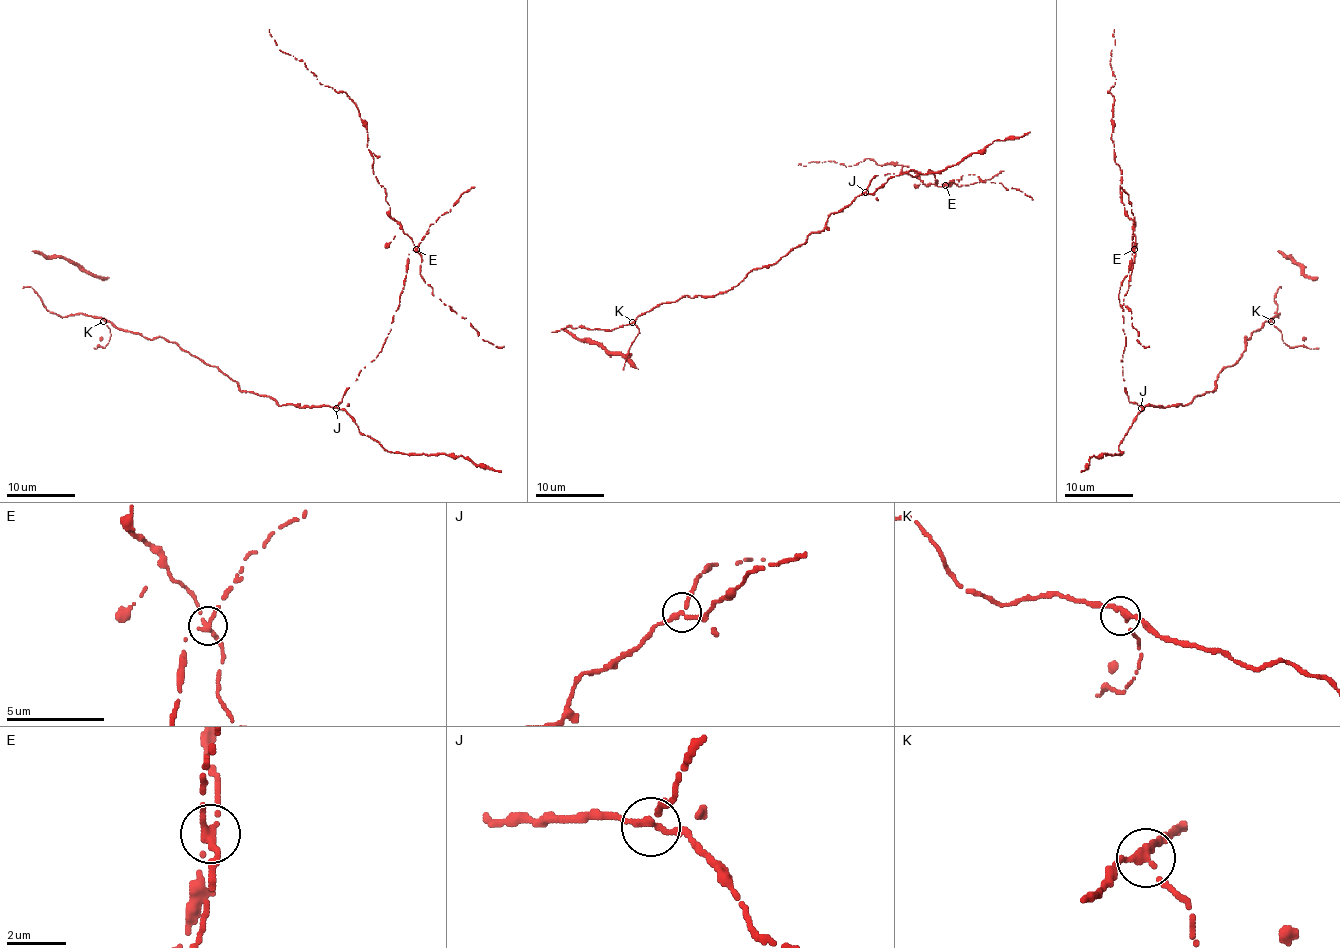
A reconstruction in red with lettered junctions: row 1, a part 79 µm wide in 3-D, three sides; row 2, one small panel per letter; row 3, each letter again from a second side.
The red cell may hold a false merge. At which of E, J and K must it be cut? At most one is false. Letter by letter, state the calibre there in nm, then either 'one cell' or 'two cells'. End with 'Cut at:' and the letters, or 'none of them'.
E: calibre 240 nm; two cells
J: calibre 200 nm; one cell
K: calibre 240 nm; one cell
Cut at: E

